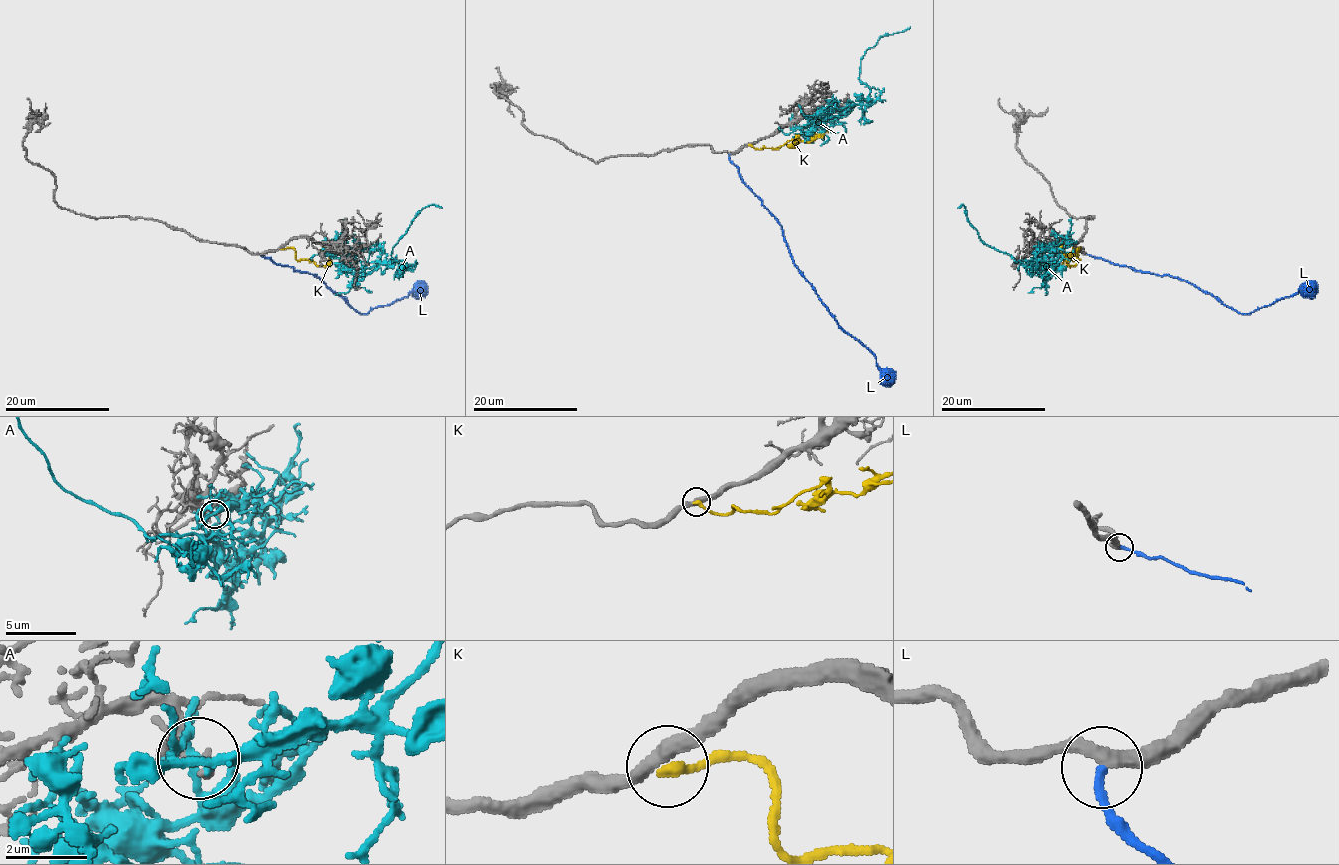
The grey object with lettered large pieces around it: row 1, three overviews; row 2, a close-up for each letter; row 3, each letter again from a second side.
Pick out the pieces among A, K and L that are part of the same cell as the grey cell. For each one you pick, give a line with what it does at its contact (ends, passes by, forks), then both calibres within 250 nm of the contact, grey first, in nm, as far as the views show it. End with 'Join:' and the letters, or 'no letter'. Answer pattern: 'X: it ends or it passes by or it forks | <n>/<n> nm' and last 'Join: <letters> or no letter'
L: it ends | 320/240 nm
Join: L

